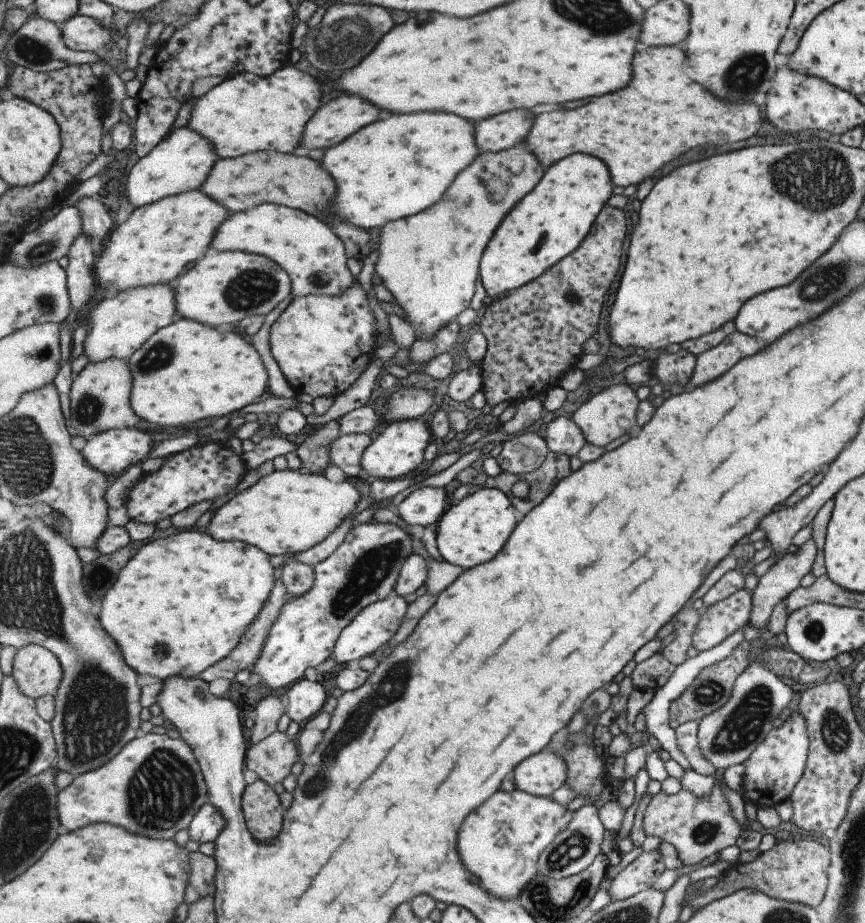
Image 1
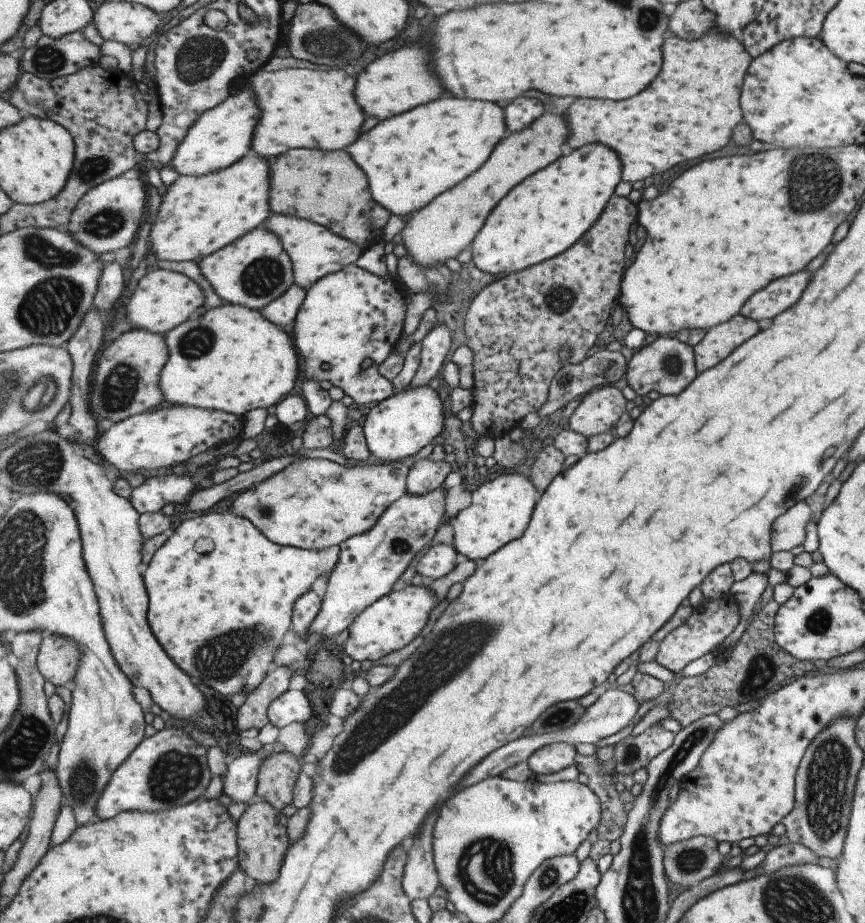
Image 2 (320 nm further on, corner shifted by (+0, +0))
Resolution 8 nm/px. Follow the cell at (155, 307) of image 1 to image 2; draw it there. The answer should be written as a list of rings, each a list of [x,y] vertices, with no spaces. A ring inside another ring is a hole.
[[[156,269],[147,273],[139,281],[133,296],[131,296],[127,318],[132,322],[133,329],[143,329],[154,333],[167,334],[170,330],[183,324],[205,304],[205,290],[185,274]]]

